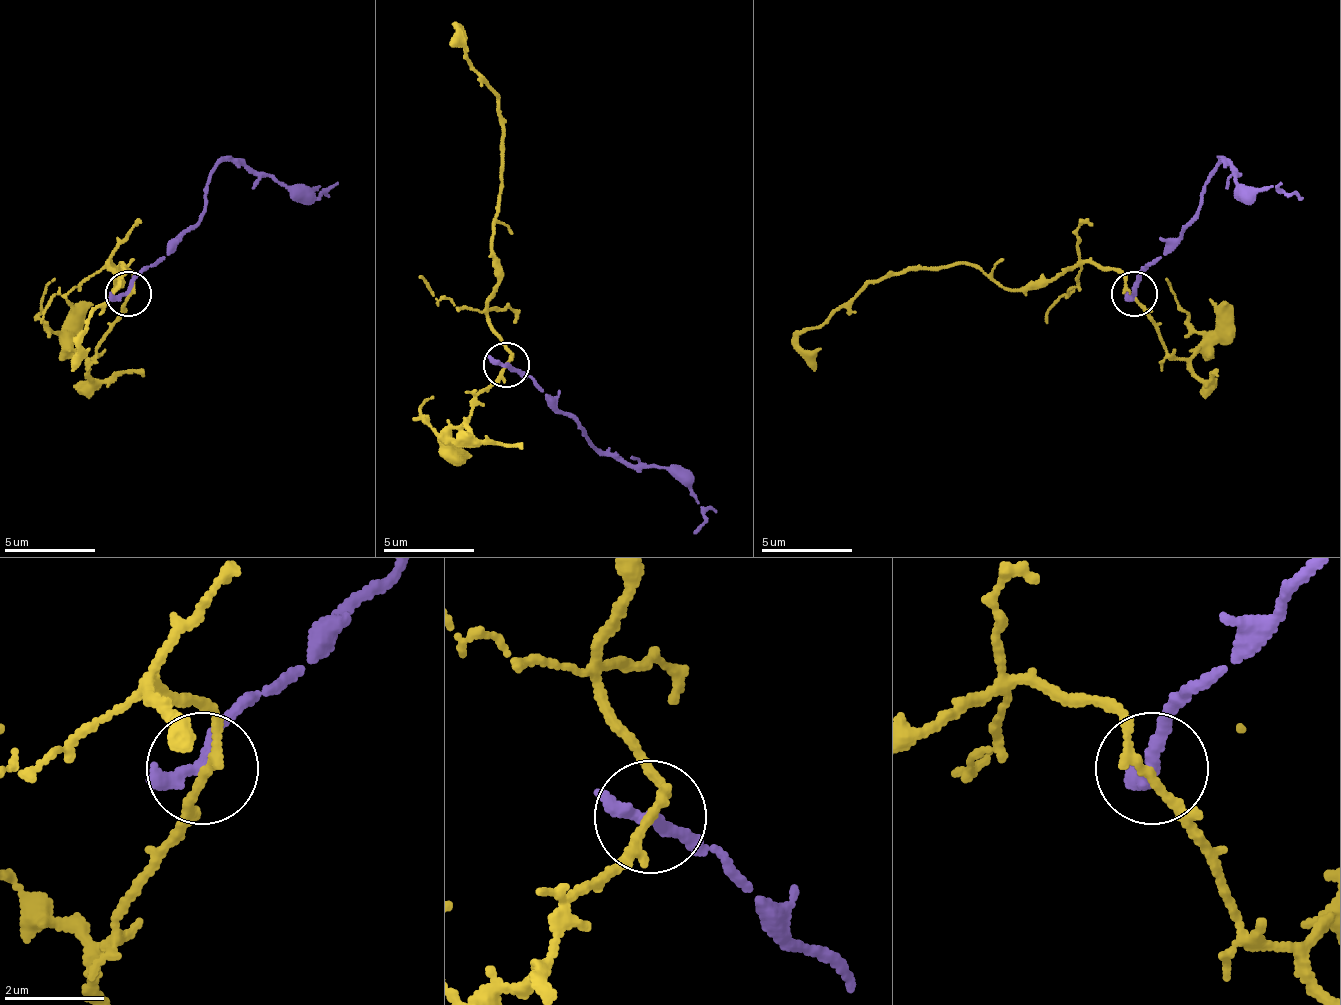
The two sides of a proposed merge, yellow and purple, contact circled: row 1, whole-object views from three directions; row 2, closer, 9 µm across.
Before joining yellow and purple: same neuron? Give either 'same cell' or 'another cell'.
another cell

